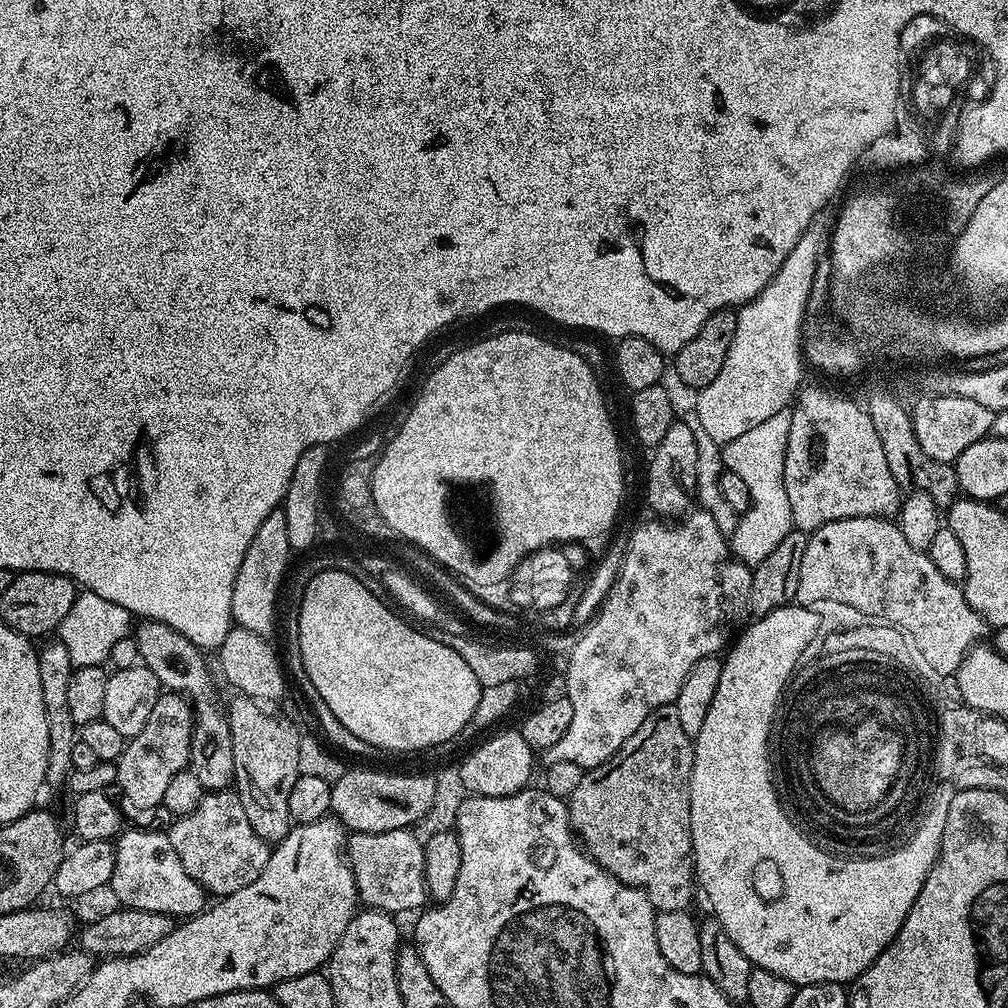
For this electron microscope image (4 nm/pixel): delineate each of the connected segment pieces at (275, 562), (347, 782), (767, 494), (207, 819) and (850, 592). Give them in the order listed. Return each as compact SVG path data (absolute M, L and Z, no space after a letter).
M283 510L272 512L258 526L258 534L238 566L238 578L234 578L234 598L232 599L232 618L237 628L254 631L267 637L268 631L276 624L276 599L280 596L280 583L284 580L284 571L288 568L288 555L293 555L290 538L286 535L286 514Z
M364 766L368 768L352 768L349 767L342 774L342 778L338 778L338 782L334 782L332 786L332 793L330 794L330 806L332 807L331 815L335 817L335 819L339 820L341 824L344 825L345 829L349 833L354 832L385 832L386 830L398 830L399 828L411 829L412 824L416 824L420 819L423 818L424 815L427 814L428 811L432 808L432 803L436 800L436 780L432 776L420 776L424 774L397 774L392 770L377 770L372 766Z
M785 410L771 415L766 422L759 423L754 429L729 444L723 445L723 467L738 474L746 482L750 492L750 506L739 517L737 528L730 537L732 554L737 560L749 566L766 562L778 542L794 530L790 514L790 498L786 495L784 463L786 462L786 442L790 434L791 411Z
M235 791L207 793L190 814L175 817L171 822L172 828L167 829L170 846L174 846L186 874L190 874L190 878L194 878L194 882L198 882L205 893L212 895L213 892L213 897L223 898L242 890L242 886L250 886L250 882L254 882L262 874L268 861L270 844L259 837L250 826L242 802L239 801Z
M882 516L842 518L834 522L826 522L826 526L822 526L817 532L809 535L806 554L802 554L802 570L798 570L798 590L796 591L795 603L801 606L821 606L820 604L826 603L827 600L832 604L845 604L846 607L853 608L851 610L853 613L861 616L869 617L885 624L892 624L898 630L904 632L911 644L918 646L920 652L924 648L965 648L962 652L968 652L985 639L984 631L986 631L986 625L984 619L966 602L963 587L959 583L946 578L938 570L938 567L934 566L934 562L931 561L927 551L920 551L910 546L910 543L906 542L905 535L902 534L899 523Z

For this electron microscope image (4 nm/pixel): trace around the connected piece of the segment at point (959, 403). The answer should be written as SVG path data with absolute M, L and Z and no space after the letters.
M925 395L923 399L910 408L913 430L922 450L938 463L951 465L966 446L974 446L974 442L983 440L992 431L994 414L973 399L931 395Z

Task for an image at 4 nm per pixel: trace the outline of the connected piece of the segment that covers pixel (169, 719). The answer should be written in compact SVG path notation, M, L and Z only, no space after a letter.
M165 691L158 702L154 702L154 710L150 710L146 726L142 726L142 730L138 730L138 734L125 743L124 753L115 761L115 787L120 788L124 795L125 805L128 803L130 807L141 808L144 812L163 805L170 778L189 767L193 719L193 709L183 695Z

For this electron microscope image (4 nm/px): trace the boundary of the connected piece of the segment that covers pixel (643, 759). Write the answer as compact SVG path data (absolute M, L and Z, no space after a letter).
M664 704L661 708L655 708L654 711L649 714L646 718L646 722L642 722L642 726L638 726L638 730L609 760L602 762L597 768L587 769L581 784L578 786L578 790L574 790L574 794L568 797L566 801L568 813L570 814L570 822L572 823L572 830L576 833L584 851L587 852L593 860L597 860L614 879L620 880L626 886L638 888L640 891L644 892L646 898L651 902L653 908L655 908L657 912L685 910L689 907L688 903L692 900L692 884L694 888L694 861L692 859L690 790L688 789L688 779L692 773L693 747L693 737L688 736L686 730L682 730L682 721L678 719L676 705Z

